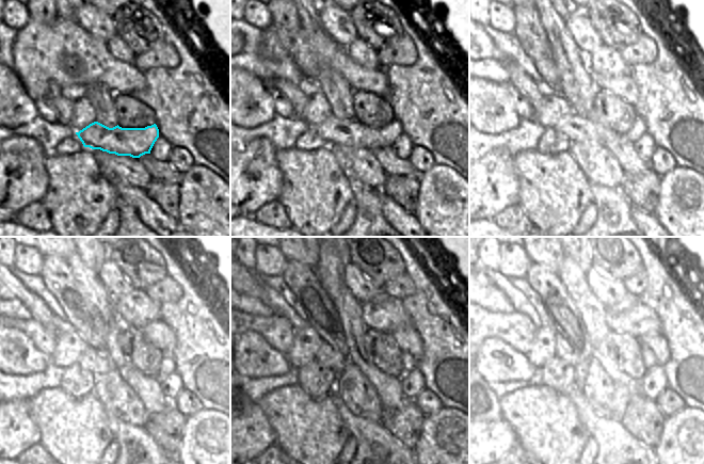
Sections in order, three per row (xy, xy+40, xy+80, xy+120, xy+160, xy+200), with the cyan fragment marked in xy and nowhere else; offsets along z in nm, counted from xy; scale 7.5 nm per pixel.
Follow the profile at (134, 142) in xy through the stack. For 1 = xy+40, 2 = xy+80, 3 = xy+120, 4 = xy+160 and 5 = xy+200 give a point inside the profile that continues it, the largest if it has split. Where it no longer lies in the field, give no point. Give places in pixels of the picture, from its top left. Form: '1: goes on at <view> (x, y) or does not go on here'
1: goes on at xy+40 (348, 132)
2: goes on at xy+80 (577, 129)
3: goes on at xy+120 (99, 365)
4: goes on at xy+160 (337, 363)
5: goes on at xy+200 (572, 360)

